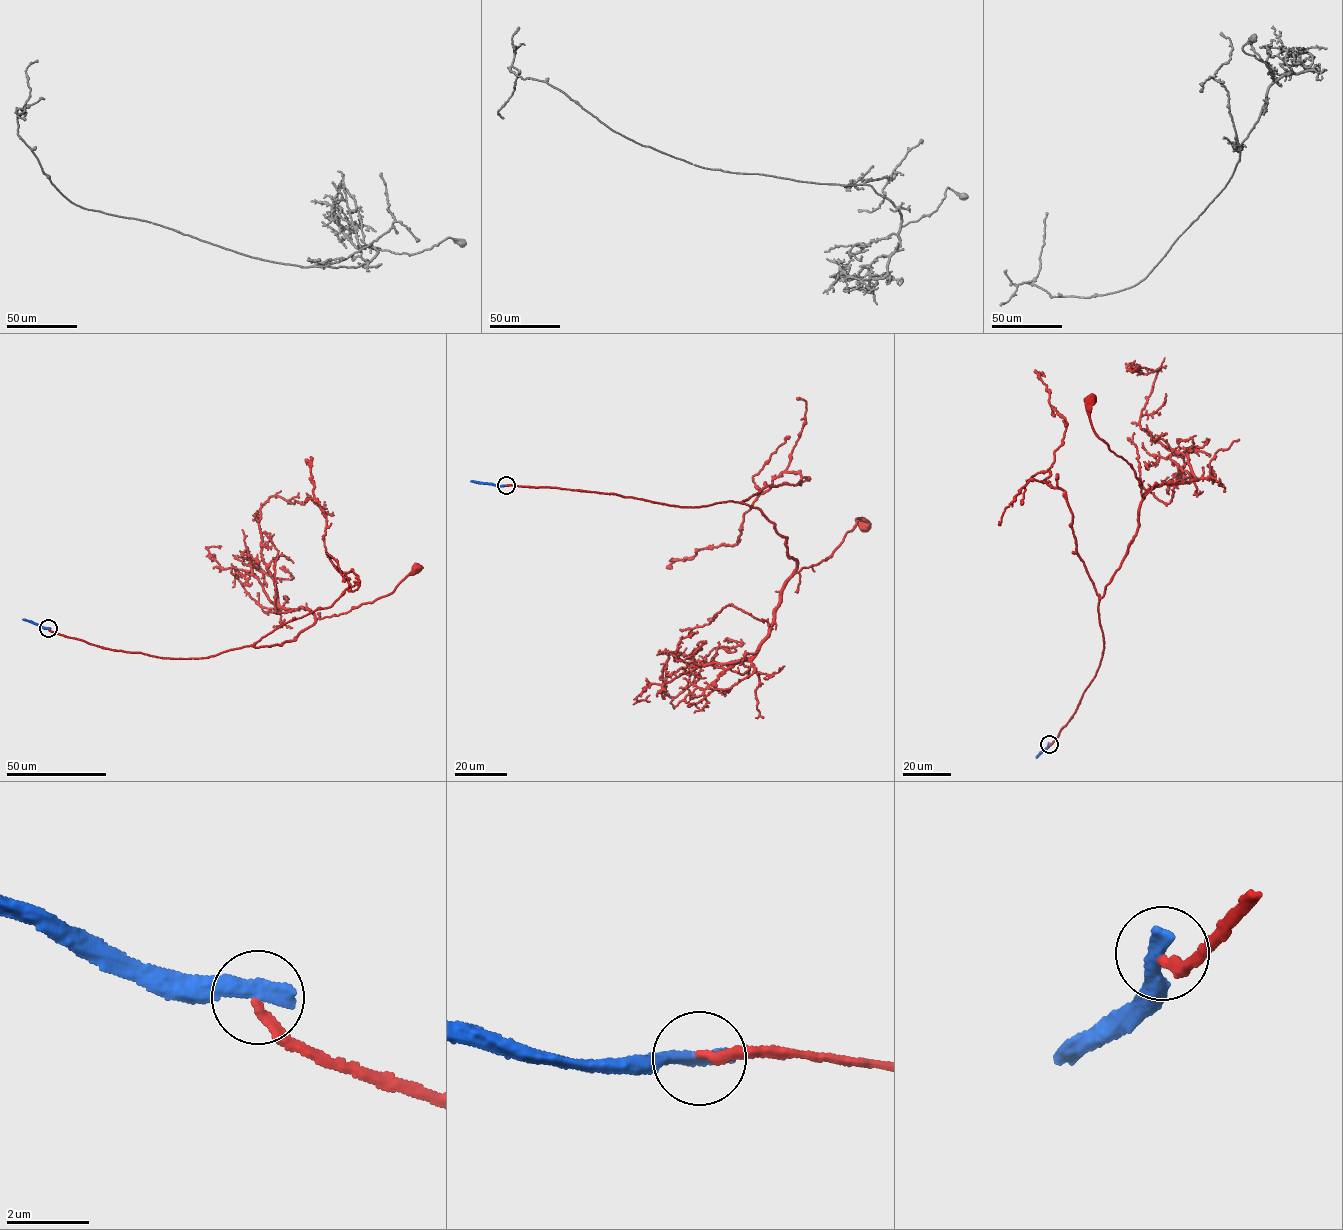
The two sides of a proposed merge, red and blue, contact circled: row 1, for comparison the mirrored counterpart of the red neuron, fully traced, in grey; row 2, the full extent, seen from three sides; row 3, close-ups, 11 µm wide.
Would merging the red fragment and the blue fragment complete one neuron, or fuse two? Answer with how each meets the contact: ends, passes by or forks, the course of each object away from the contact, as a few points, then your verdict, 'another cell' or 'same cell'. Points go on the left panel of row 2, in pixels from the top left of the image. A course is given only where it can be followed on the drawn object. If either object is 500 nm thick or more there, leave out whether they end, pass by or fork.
red ends; blue ends; course red (48, 628), (111, 649), (205, 658), (290, 642), (315, 619), (387, 595), (416, 569); course blue (48, 628), (23, 619); another cell

